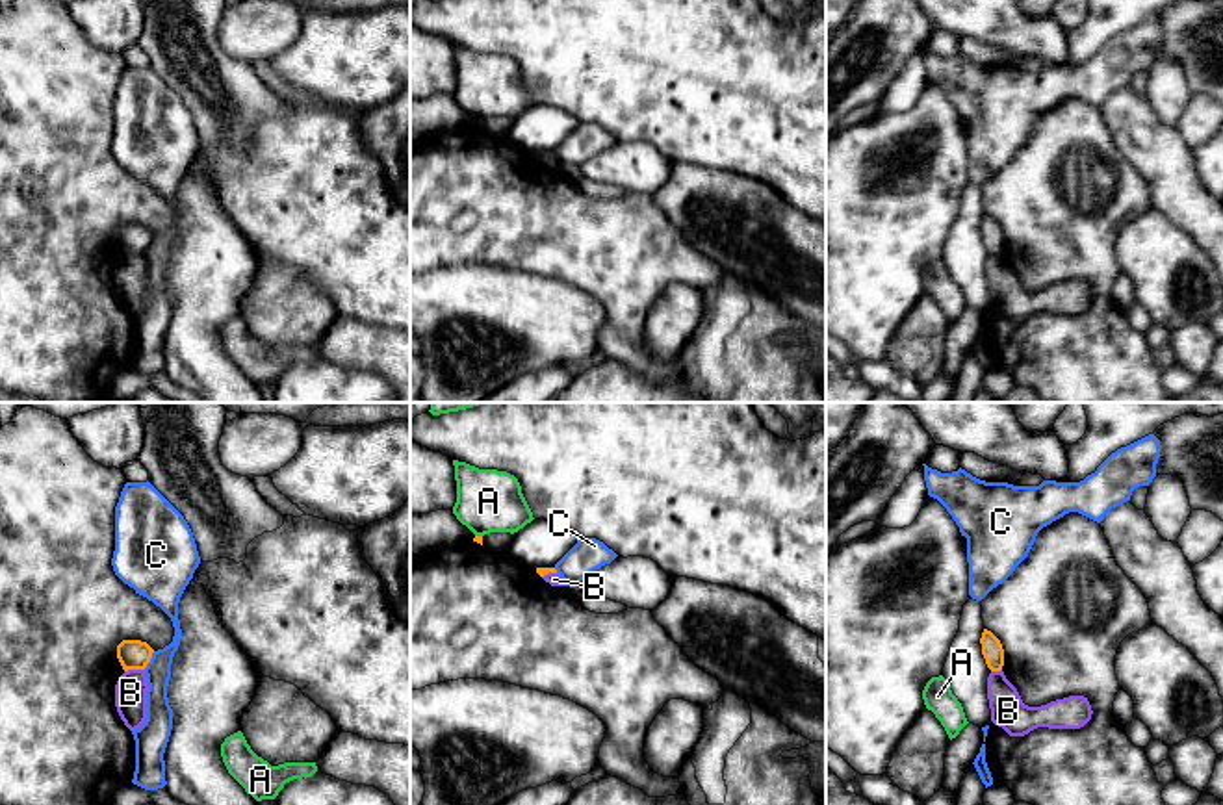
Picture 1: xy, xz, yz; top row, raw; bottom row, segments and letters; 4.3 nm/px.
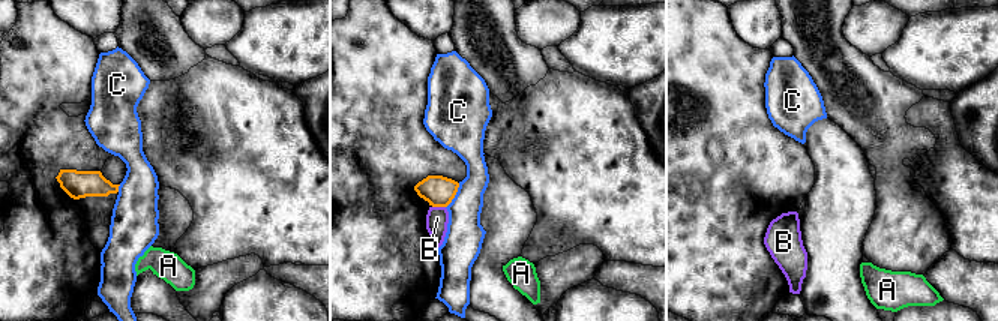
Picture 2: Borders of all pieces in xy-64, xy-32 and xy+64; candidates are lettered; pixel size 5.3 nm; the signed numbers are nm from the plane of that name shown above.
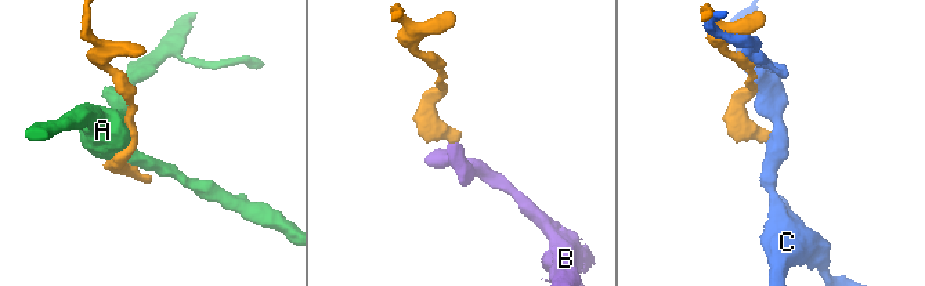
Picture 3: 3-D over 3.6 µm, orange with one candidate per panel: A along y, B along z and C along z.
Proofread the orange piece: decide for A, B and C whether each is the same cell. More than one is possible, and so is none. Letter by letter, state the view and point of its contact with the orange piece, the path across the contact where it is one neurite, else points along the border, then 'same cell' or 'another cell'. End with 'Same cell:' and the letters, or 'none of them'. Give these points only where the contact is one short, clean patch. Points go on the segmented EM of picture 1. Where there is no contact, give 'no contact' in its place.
A: meets orange in xz at (479, 536); another cell
B: meets orange in xy at (134, 668); another cell
C: meets orange in xy at (149, 661); another cell
Same cell: none of them

